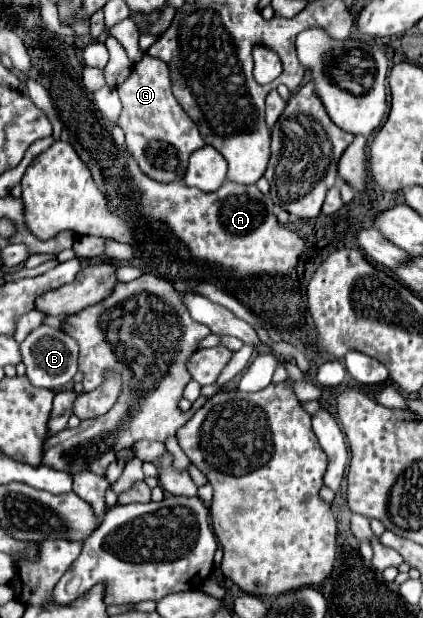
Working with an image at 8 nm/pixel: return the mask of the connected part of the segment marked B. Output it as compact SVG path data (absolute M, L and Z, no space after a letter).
M40 324L24 338L24 342L20 344L20 354L22 354L22 362L26 366L26 376L28 376L30 384L36 388L60 390L60 388L68 386L72 382L74 374L78 372L78 342L72 336L52 328L48 324Z

